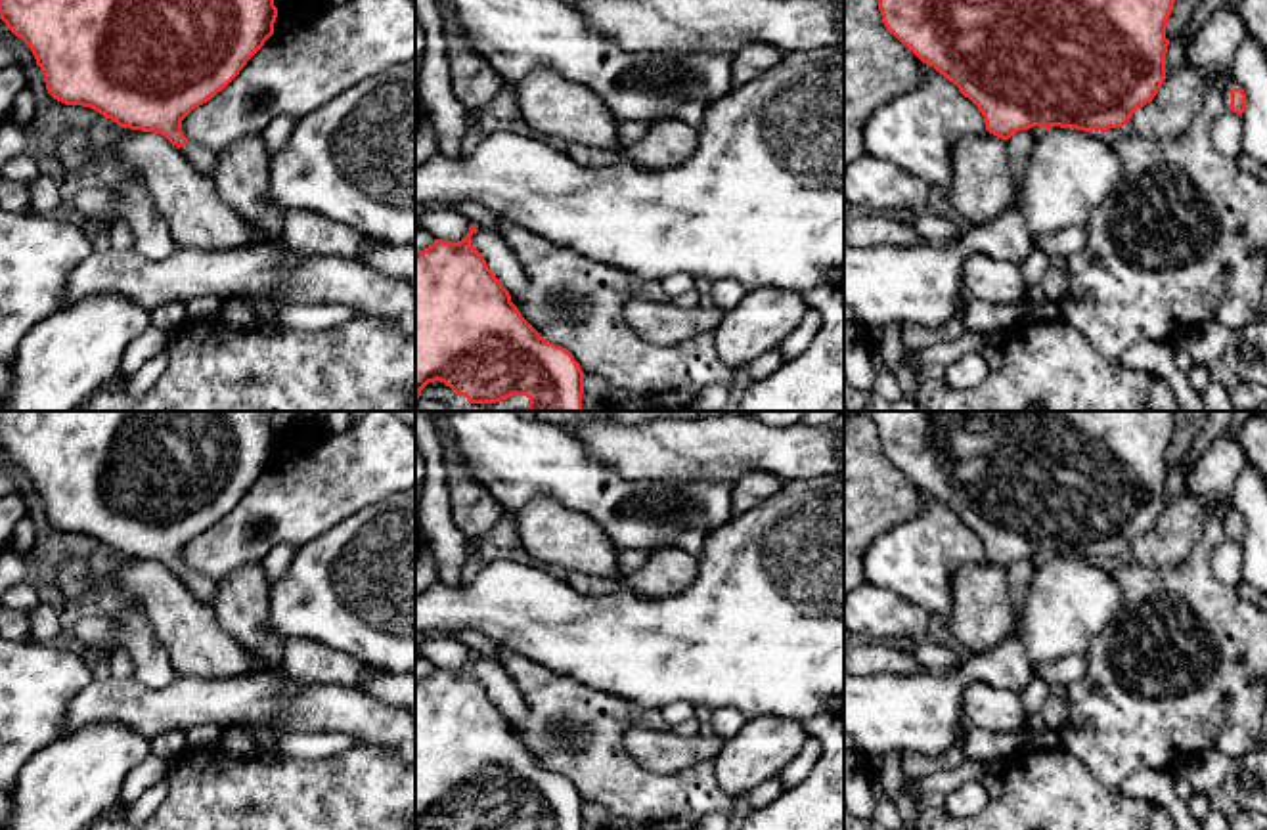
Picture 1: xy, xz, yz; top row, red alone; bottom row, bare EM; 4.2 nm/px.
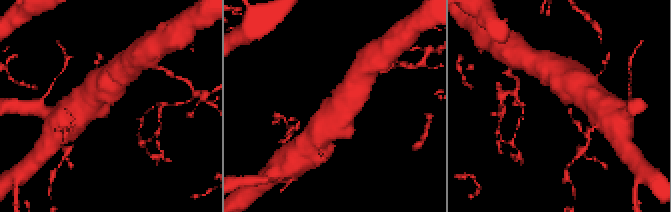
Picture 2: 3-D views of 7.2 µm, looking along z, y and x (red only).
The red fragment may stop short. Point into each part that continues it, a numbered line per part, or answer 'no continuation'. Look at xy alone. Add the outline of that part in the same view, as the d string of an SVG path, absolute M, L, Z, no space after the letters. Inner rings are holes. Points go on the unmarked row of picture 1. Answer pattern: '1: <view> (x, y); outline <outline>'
1: xy (205, 589); outline M188 568L184 576L180 576L182 583L205 604L212 606L216 597L216 583L207 576Z

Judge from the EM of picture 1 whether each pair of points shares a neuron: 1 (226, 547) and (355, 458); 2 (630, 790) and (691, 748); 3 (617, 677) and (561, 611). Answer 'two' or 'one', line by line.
1: one
2: two
3: one

